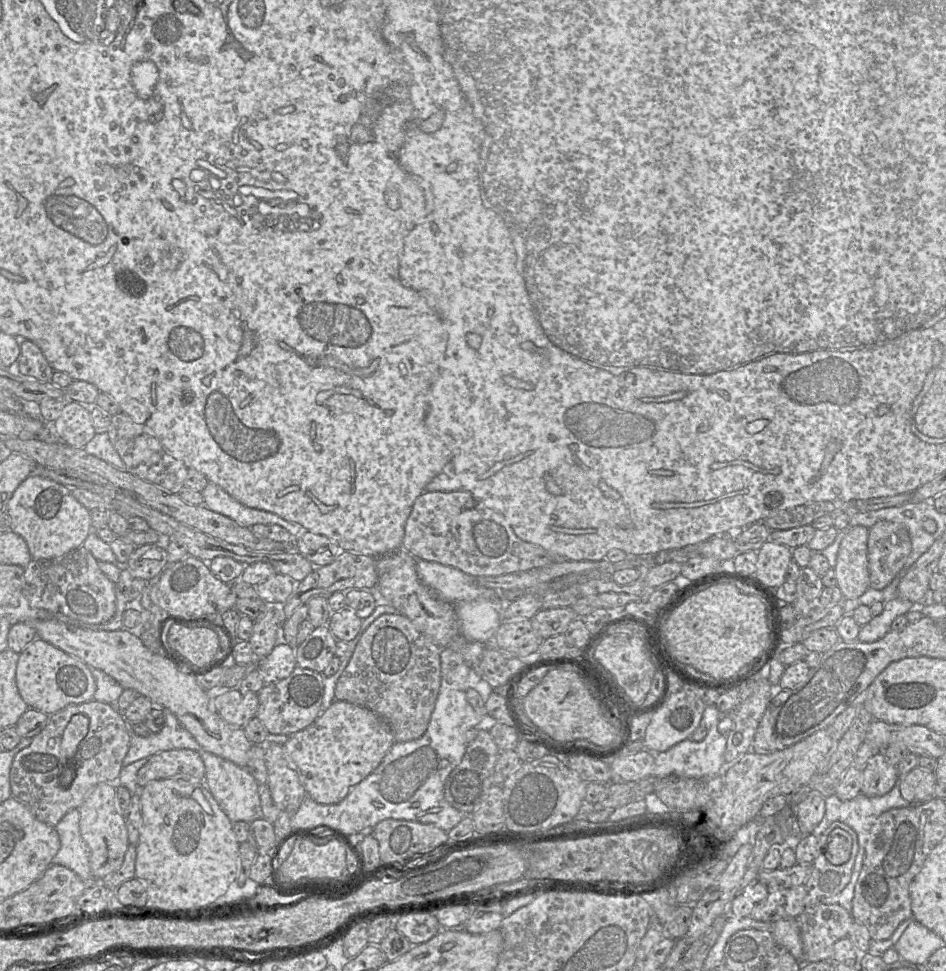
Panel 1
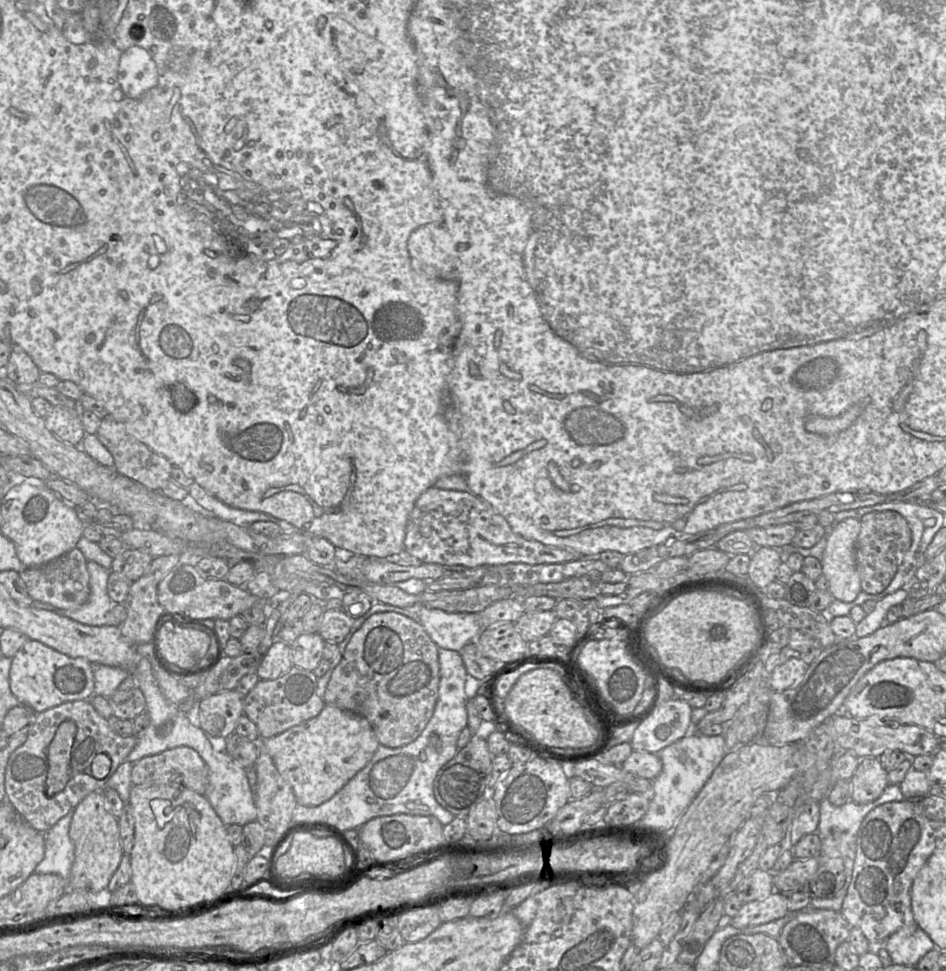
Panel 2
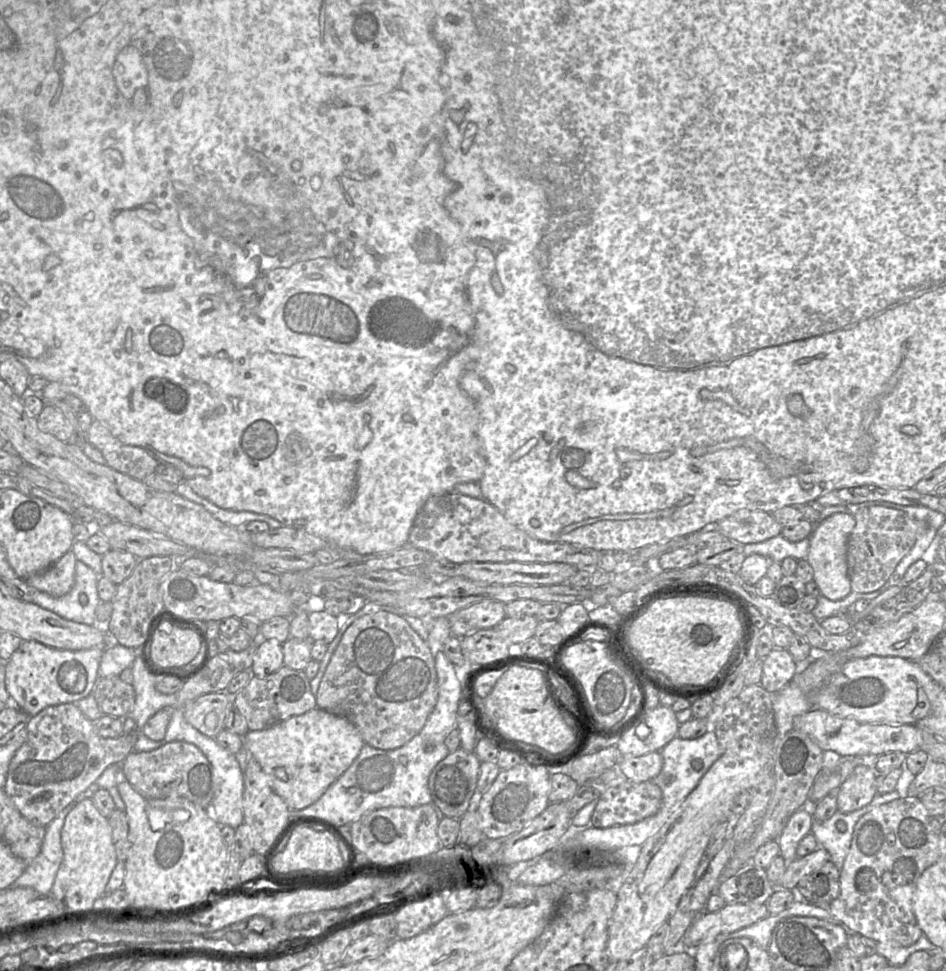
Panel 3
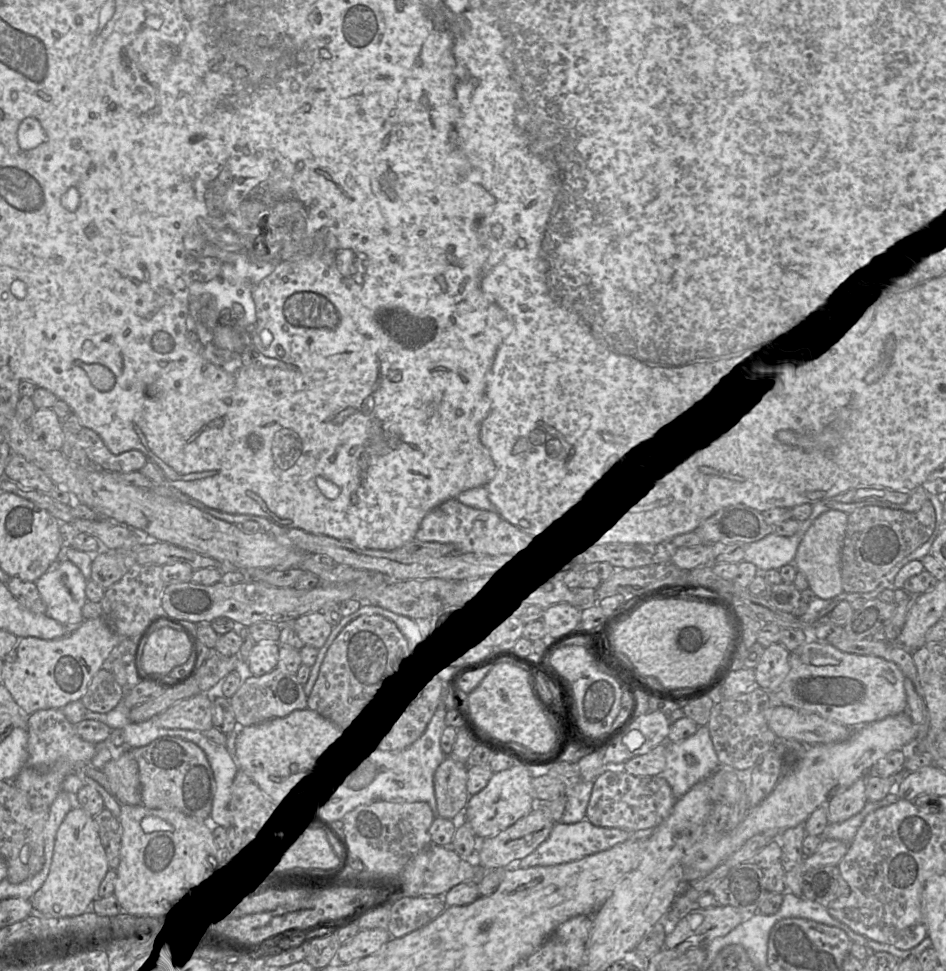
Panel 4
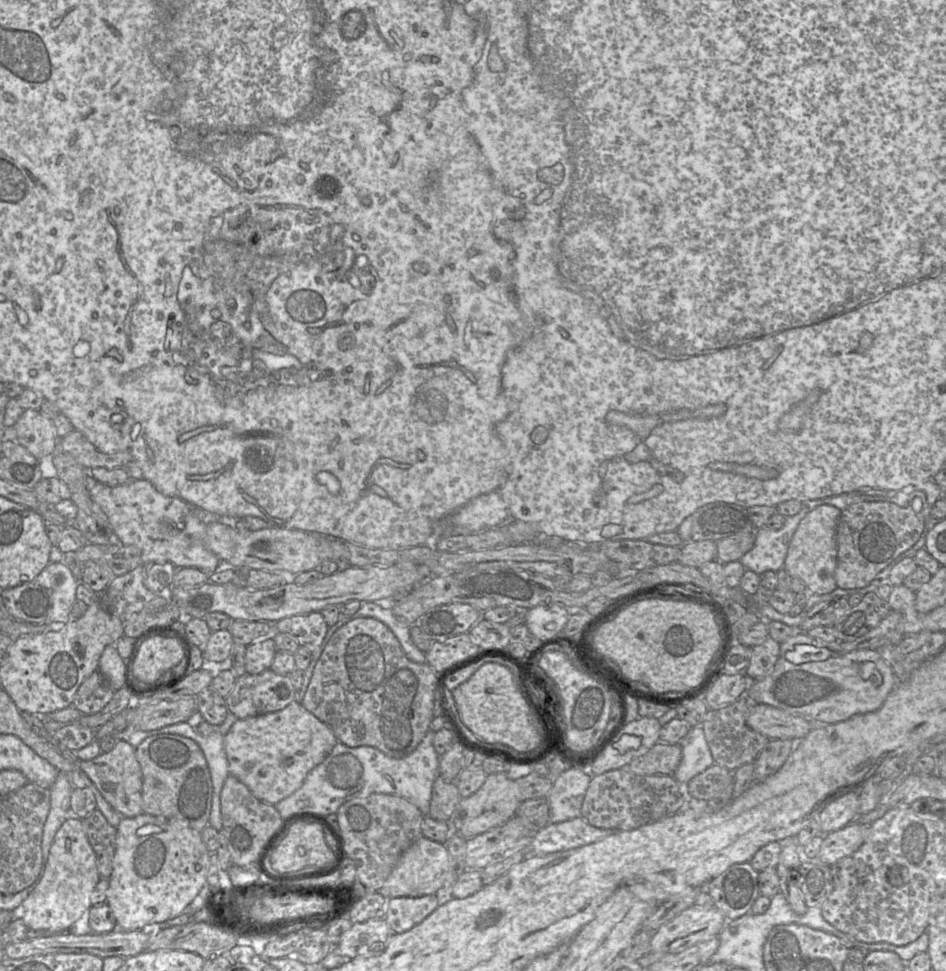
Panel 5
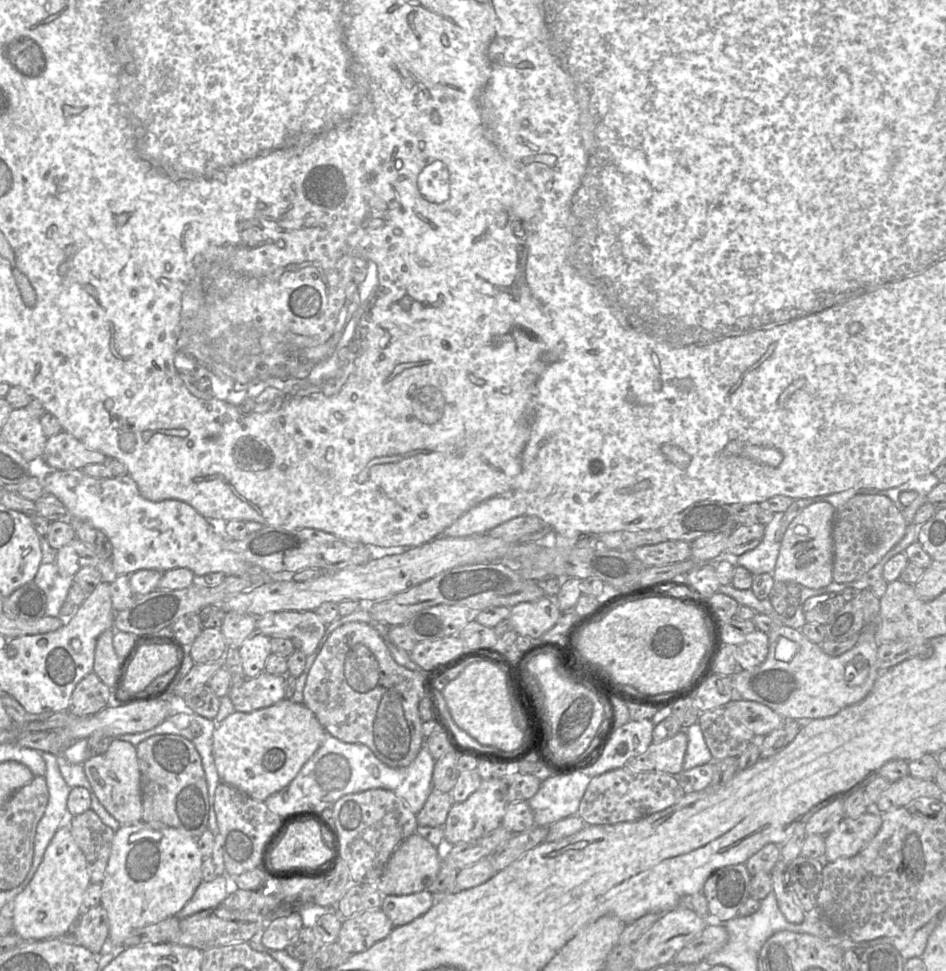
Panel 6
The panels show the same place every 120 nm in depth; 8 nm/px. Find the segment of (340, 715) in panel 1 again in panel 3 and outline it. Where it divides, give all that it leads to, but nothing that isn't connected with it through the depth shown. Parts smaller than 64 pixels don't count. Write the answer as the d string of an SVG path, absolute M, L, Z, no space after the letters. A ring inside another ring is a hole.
M317 707L266 729L249 730L243 740L290 810L301 810L316 802L351 766L365 745L354 724Z

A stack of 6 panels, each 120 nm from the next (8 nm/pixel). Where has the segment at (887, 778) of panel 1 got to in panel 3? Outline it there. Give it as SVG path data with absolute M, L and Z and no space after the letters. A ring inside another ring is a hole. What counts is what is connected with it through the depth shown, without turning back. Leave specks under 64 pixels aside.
M858 765L837 789L838 811L853 812L868 805L878 794L876 768Z

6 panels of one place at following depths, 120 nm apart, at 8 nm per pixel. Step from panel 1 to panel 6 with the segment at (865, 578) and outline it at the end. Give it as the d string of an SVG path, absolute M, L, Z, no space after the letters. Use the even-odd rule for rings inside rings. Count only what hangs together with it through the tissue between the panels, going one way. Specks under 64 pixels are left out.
M828 502L804 508L788 526L772 573L774 581L793 581L803 587L820 589L833 582L833 523L836 509Z

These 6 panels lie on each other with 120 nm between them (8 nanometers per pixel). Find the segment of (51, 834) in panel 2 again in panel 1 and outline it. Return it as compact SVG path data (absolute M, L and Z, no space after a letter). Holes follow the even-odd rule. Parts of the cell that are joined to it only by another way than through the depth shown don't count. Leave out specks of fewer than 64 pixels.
M74 808L66 813L55 826L60 839L60 849L54 856L52 864L65 866L83 880L94 882L89 863L90 850L81 837L79 819L79 810Z

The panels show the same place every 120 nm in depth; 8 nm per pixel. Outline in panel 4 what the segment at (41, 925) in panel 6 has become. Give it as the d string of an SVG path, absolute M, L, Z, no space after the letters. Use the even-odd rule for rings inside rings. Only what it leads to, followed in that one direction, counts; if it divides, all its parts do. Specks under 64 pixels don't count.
M79 806L73 807L57 830L48 877L30 900L33 911L46 917L64 918L91 910L101 882L109 871L94 816Z

